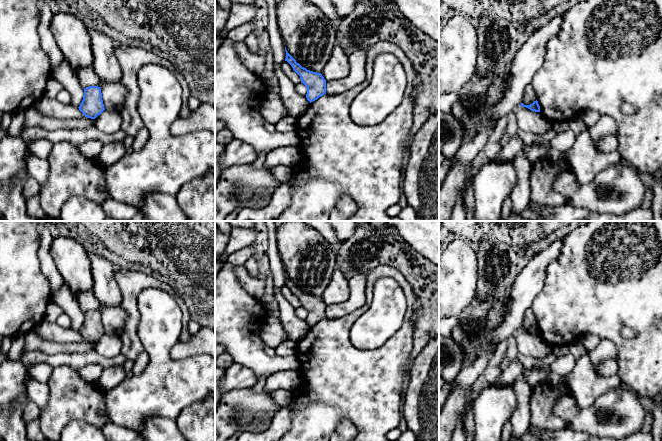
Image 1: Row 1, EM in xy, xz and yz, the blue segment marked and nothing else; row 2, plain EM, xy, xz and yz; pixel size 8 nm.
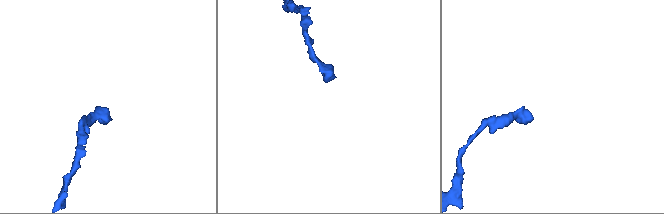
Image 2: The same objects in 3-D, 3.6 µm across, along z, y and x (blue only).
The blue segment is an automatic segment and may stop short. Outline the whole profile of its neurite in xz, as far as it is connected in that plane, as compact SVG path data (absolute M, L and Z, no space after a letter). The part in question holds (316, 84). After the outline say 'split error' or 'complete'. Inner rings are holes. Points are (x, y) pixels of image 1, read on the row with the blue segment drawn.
M287 50L285 61L292 66L293 70L300 76L301 83L307 87L306 98L310 103L326 94L326 80L321 73L313 72L302 67Z | complete

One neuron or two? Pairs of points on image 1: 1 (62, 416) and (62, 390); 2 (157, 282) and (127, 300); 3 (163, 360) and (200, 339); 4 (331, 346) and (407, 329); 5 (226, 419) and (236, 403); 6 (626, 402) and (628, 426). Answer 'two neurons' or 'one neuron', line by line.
1: one neuron
2: one neuron
3: two neurons
4: one neuron
5: one neuron
6: one neuron

